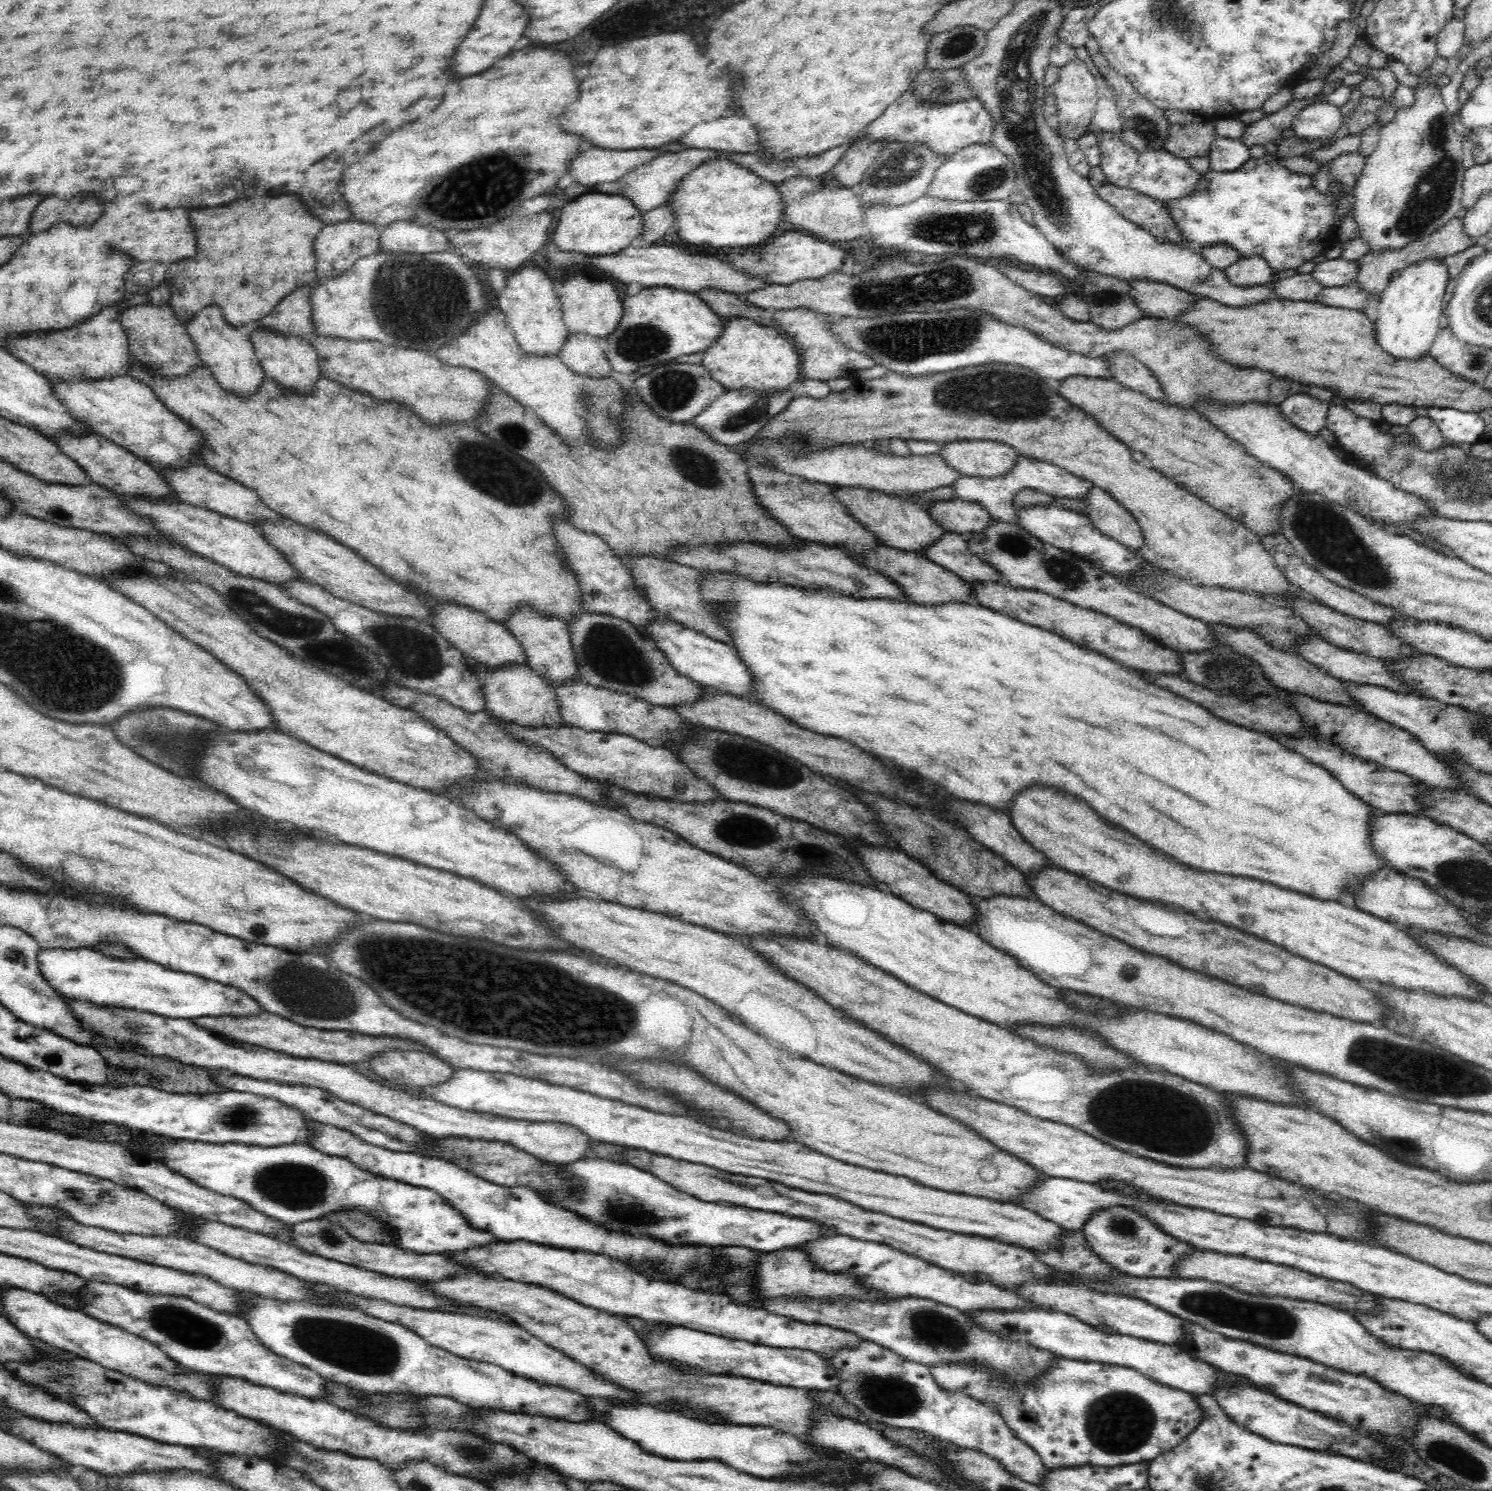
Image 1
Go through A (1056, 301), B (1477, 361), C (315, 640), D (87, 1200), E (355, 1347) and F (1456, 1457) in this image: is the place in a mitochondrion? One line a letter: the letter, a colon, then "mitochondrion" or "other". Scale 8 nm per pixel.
A: other
B: mitochondrion
C: mitochondrion
D: mitochondrion
E: mitochondrion
F: mitochondrion

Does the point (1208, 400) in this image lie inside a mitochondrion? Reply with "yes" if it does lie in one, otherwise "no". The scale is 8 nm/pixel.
no

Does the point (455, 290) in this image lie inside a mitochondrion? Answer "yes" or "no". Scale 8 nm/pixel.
yes

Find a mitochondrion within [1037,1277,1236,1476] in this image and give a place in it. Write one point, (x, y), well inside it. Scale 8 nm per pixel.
(1118, 1422)

